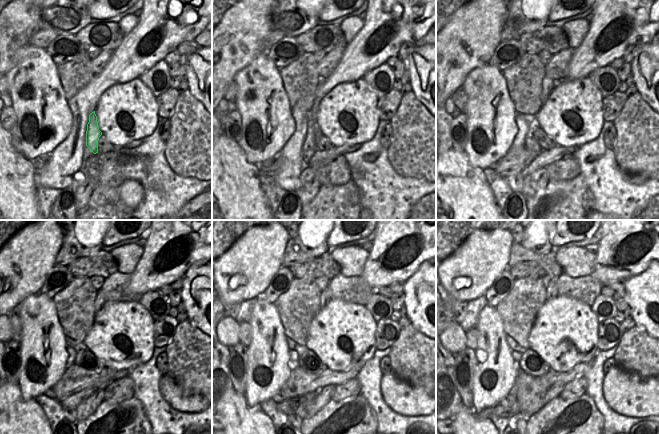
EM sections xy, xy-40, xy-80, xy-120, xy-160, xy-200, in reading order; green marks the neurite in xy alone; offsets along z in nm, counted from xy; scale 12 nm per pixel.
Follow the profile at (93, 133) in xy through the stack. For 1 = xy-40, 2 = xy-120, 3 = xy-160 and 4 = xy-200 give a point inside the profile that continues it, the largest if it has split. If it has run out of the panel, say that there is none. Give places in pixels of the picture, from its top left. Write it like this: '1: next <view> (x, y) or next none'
1: next xy-40 (312, 113)
2: next xy-120 (100, 300)
3: next xy-160 (326, 295)
4: next xy-200 (552, 290)

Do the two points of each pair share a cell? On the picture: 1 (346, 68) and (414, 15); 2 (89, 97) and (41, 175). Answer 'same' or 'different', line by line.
1: same
2: same

